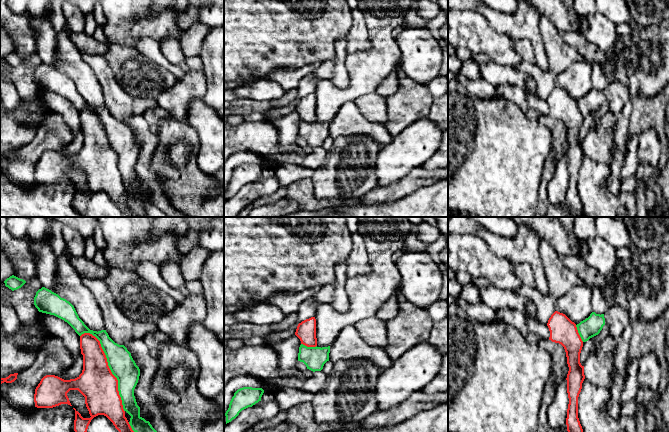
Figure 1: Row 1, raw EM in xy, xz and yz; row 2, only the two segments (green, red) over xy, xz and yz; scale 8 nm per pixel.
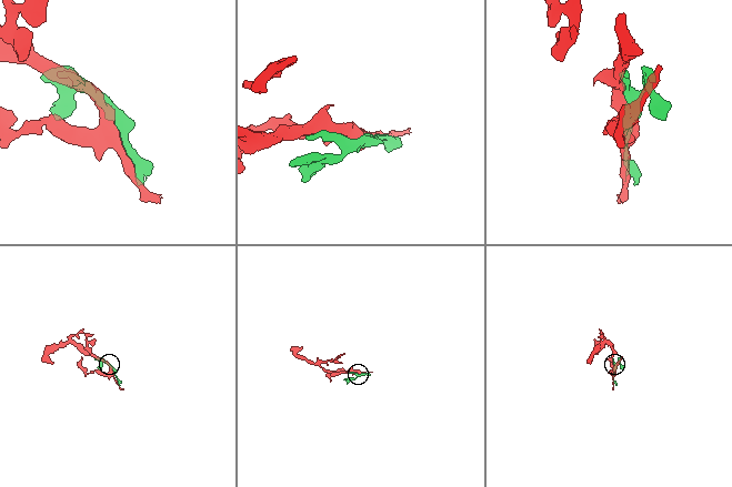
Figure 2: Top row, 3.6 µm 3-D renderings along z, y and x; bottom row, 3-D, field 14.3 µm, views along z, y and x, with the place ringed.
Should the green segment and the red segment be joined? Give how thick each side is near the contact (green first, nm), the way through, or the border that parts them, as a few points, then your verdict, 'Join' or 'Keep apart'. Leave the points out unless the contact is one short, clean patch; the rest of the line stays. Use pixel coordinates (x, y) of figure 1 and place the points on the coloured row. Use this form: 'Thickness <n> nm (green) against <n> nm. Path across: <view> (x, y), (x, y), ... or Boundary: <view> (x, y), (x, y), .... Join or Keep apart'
Thickness 200 nm (green) against 300 nm. Join

